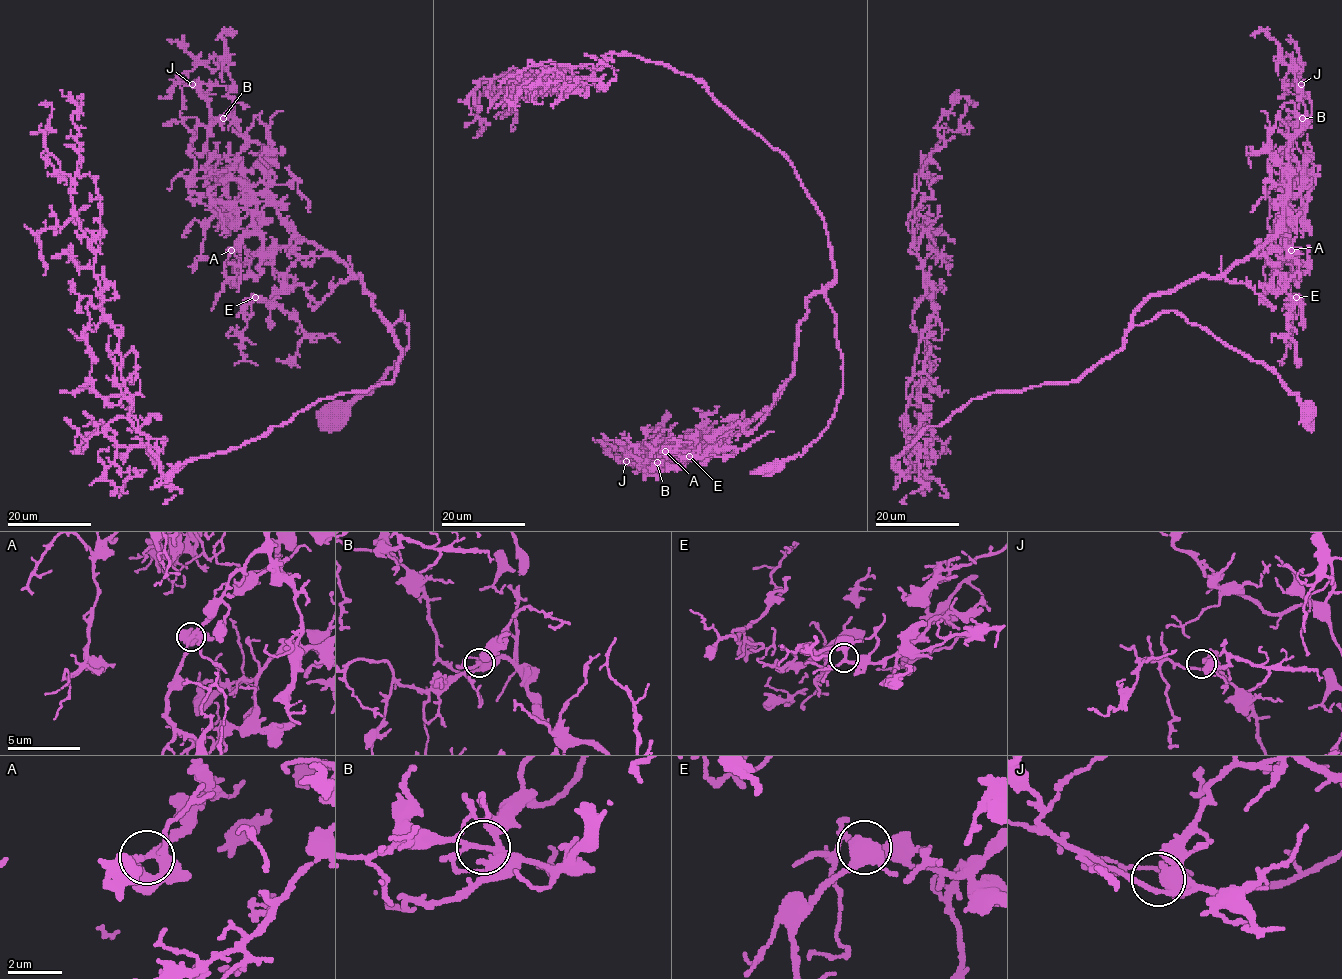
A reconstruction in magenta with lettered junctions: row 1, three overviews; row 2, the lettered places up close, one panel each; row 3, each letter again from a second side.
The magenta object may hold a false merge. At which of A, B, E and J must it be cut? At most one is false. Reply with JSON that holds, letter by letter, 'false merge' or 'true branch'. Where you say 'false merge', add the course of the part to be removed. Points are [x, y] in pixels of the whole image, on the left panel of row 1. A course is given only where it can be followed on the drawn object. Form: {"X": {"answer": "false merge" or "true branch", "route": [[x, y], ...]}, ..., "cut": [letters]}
{"A": {"answer": "true branch"}, "B": {"answer": "true branch"}, "E": {"answer": "true branch"}, "J": {"answer": "true branch"}, "cut": []}

